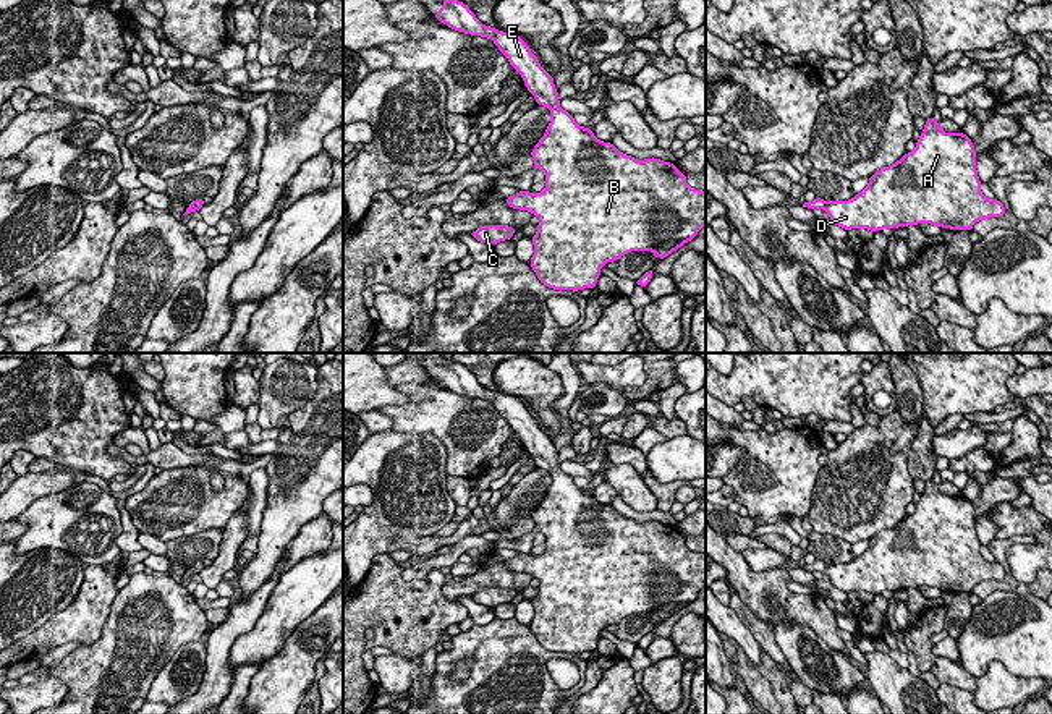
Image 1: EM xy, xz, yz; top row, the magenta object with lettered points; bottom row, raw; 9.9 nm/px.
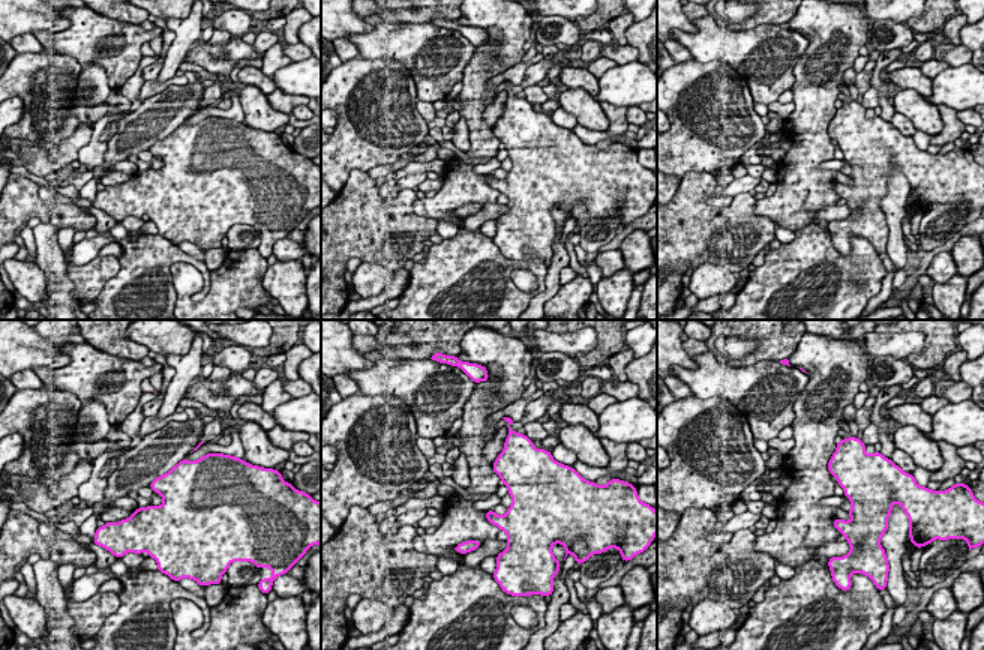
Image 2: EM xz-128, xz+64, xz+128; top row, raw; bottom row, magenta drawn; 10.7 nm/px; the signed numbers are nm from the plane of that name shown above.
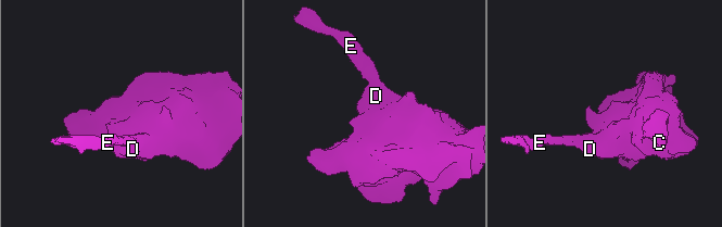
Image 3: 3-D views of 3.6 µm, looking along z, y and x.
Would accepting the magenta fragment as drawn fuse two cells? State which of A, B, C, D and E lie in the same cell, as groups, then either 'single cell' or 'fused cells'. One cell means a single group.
A B C D E | single cell

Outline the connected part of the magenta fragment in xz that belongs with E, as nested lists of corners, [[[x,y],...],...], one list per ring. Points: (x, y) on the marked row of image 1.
[[[445,0],[435,19],[448,28],[492,39],[516,70],[537,105],[550,110],[545,134],[532,147],[534,168],[545,173],[541,193],[518,191],[507,196],[511,209],[537,215],[537,233],[531,236],[534,254],[531,269],[547,288],[596,288],[600,269],[631,251],[652,251],[659,261],[698,236],[706,225],[706,191],[689,188],[686,175],[675,164],[651,157],[636,160],[612,142],[599,141],[592,130],[579,126],[573,115],[560,107],[554,76],[539,65],[537,57],[518,34],[484,26],[476,13],[460,0]]]

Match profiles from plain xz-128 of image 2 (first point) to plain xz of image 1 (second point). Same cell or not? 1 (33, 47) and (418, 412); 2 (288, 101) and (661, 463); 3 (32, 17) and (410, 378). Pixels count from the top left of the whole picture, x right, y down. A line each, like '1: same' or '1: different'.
1: different
2: different
3: different

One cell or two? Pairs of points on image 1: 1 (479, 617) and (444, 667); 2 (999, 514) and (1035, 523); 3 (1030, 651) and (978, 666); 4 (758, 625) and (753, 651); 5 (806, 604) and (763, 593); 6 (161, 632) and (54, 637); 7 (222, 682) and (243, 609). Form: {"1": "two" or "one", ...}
{"1": "two", "2": "one", "3": "one", "4": "two", "5": "one", "6": "two", "7": "one"}

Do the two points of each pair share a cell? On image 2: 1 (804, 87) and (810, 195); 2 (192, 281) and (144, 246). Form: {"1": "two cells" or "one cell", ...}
{"1": "one cell", "2": "two cells"}

